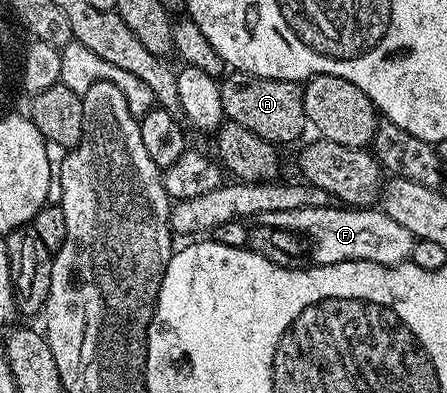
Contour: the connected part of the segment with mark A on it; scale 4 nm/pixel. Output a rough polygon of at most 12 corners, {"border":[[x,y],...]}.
{"border":[[220,81],[227,120],[277,147],[303,135],[301,82]]}

